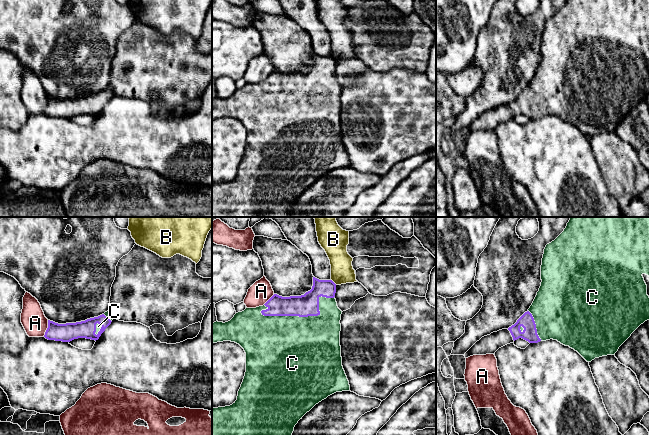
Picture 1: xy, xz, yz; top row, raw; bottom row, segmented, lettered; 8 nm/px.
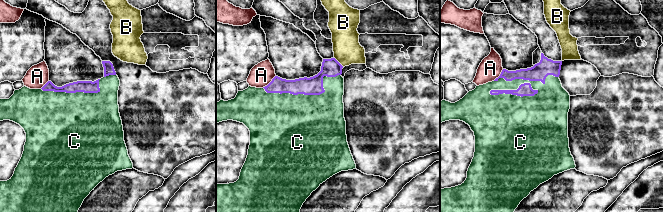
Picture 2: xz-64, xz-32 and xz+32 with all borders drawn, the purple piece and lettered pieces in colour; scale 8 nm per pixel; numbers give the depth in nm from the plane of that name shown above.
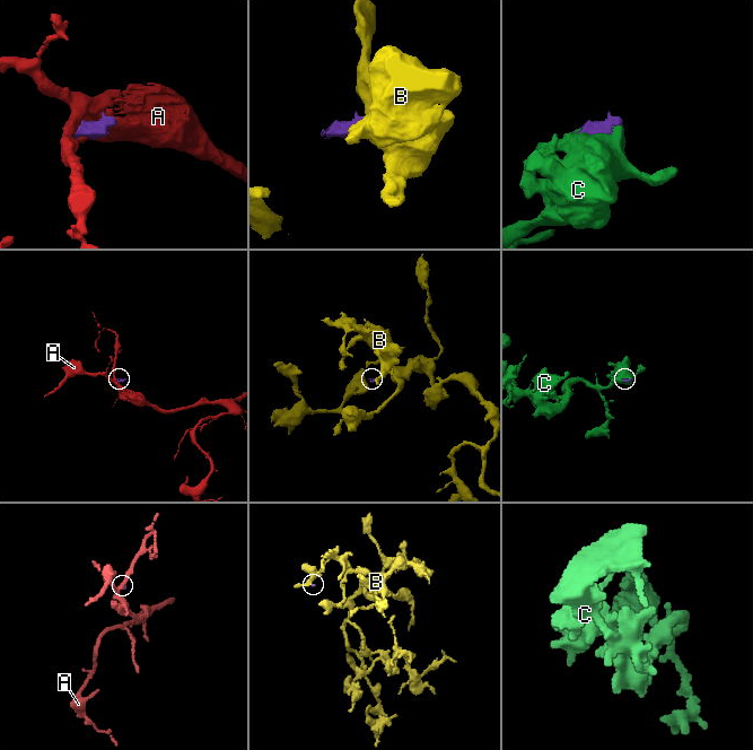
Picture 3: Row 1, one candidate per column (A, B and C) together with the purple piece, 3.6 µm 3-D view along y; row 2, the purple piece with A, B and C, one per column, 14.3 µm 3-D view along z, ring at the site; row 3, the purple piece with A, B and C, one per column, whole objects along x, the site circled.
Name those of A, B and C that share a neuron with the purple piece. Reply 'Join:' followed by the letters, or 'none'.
Join: C

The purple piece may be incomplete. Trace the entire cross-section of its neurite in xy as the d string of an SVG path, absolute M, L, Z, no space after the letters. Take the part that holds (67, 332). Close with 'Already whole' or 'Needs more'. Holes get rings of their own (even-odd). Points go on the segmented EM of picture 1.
M110 310L104 314L76 323L58 324L48 320L44 337L48 340L70 342L78 338L98 340L111 324L114 316Z. Needs more

